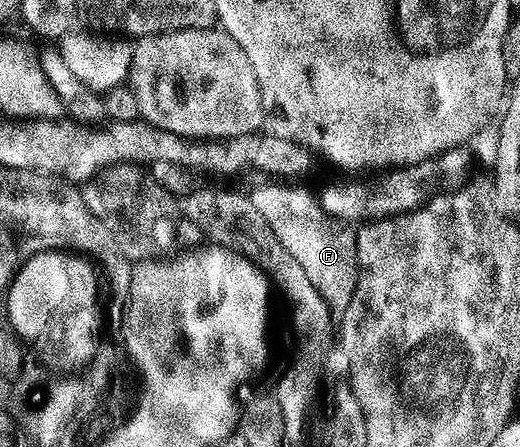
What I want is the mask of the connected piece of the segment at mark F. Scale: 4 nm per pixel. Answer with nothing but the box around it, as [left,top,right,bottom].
[248,182,357,314]

